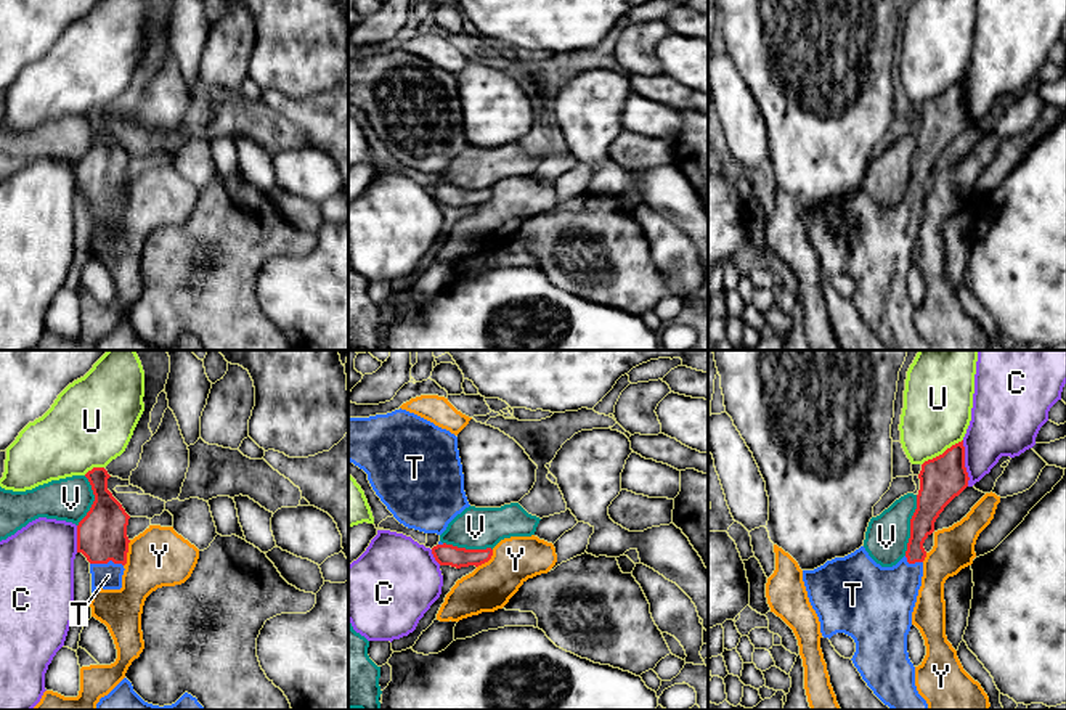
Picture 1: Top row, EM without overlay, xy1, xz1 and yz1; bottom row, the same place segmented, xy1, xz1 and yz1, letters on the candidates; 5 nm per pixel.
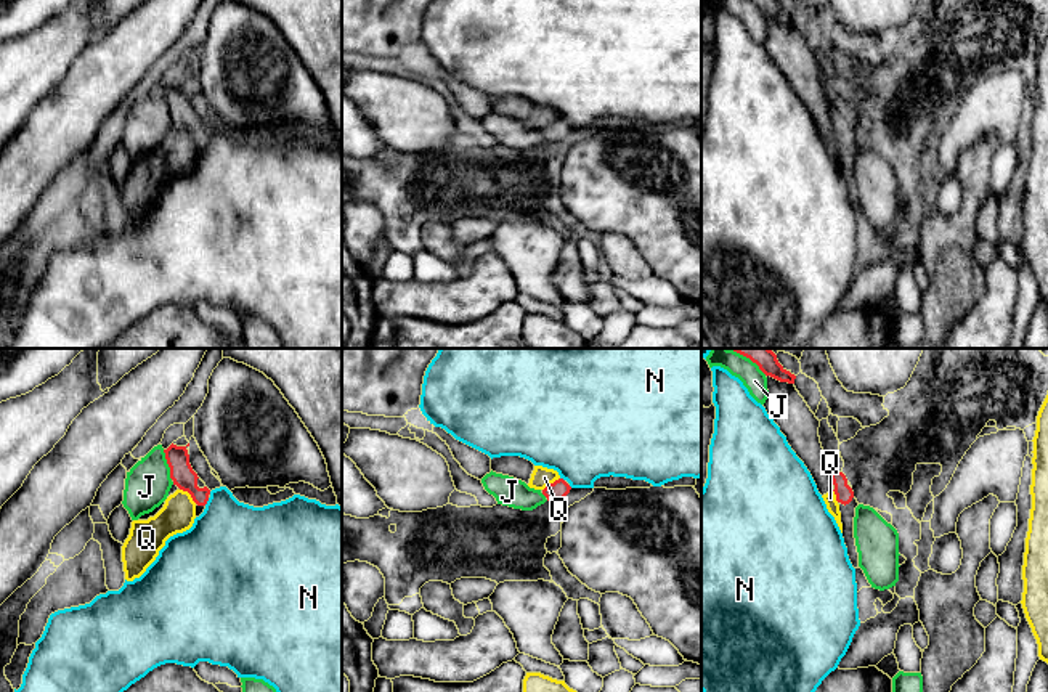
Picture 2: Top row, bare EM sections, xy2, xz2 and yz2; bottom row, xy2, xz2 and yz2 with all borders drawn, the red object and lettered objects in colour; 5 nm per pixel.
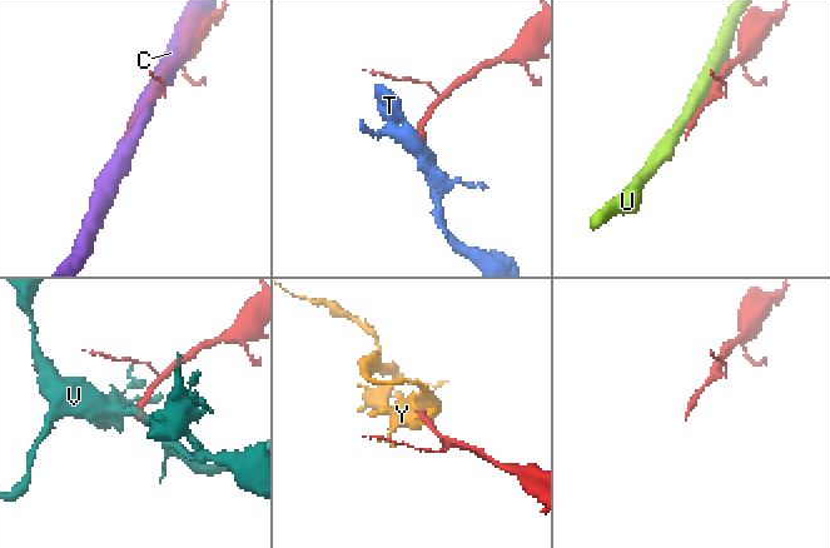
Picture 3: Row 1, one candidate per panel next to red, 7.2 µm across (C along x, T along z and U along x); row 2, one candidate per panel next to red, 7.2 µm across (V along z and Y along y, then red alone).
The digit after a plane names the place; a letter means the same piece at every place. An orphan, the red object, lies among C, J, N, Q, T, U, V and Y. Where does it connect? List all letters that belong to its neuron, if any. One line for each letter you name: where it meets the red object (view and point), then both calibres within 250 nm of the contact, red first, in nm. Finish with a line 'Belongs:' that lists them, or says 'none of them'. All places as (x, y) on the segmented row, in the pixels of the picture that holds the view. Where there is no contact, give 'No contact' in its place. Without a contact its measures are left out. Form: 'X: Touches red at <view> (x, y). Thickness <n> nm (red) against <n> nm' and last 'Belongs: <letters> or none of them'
T: Touches red at xy1 (106, 563). Thickness 260 nm (red) against 130 nm
Belongs: T

